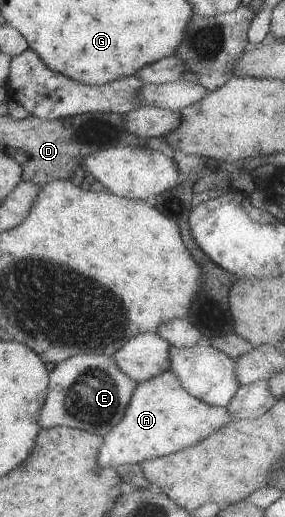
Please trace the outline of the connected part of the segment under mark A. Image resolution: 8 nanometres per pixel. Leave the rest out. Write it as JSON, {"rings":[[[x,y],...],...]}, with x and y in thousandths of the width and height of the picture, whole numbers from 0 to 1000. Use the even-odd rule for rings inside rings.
{"rings":[[[589,718],[523,735],[481,739],[428,810],[361,841],[344,867],[344,899],[407,905],[435,896],[498,896],[618,876],[730,845],[814,814],[800,793],[747,785],[674,768],[625,737],[611,720]]]}

